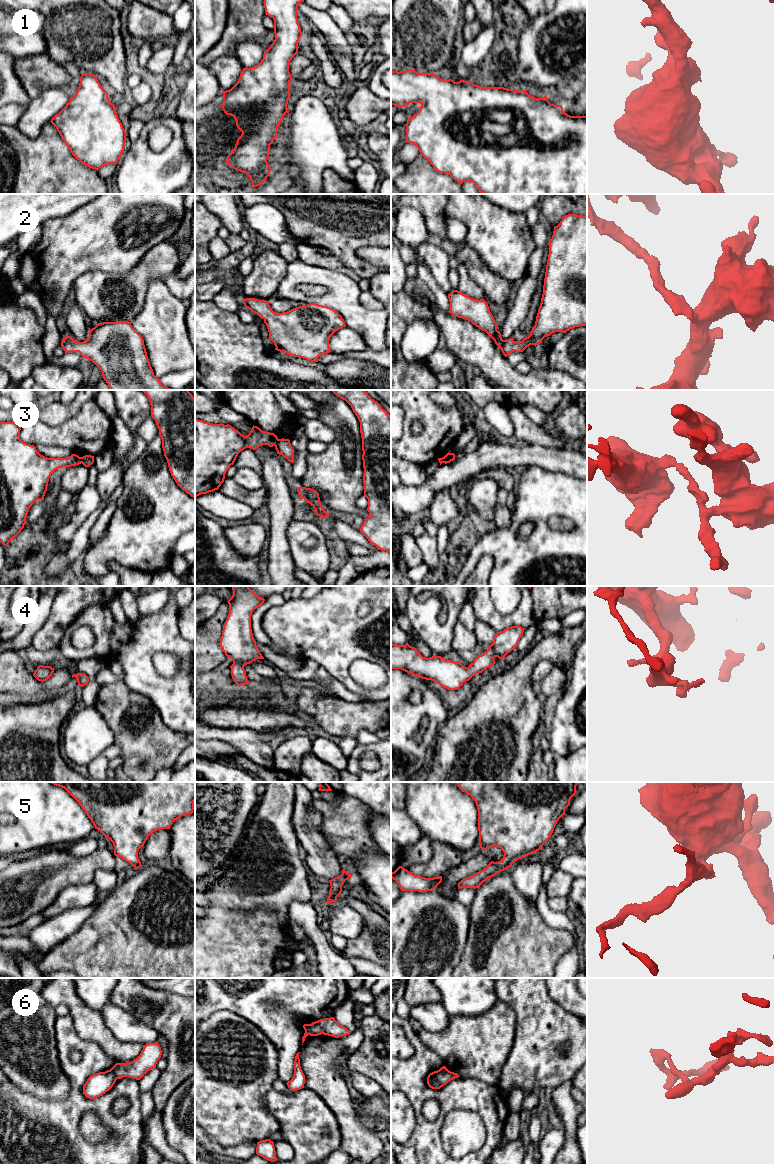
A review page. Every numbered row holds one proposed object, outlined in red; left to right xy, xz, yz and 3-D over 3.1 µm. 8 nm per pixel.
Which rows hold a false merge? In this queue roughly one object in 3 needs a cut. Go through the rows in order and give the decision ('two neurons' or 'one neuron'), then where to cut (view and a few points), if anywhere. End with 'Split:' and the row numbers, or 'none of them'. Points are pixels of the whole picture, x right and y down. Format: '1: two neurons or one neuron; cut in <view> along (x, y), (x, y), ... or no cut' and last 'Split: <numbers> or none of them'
1: one neuron; no cut
2: one neuron; no cut
3: two neurons; cut in xz along (278, 439), (274, 445)
4: one neuron; no cut
5: one neuron; no cut
6: two neurons; cut in xz along (309, 1024), (306, 1029), (307, 1034)
Split: 3, 6

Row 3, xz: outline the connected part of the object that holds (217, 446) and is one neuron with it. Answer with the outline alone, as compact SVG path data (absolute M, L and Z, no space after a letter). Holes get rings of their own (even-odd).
M195 419L195 497L218 490L227 470L241 451L246 448L256 450L262 445L273 447L277 441L277 435L254 425L249 434L244 436L229 424L213 424Z

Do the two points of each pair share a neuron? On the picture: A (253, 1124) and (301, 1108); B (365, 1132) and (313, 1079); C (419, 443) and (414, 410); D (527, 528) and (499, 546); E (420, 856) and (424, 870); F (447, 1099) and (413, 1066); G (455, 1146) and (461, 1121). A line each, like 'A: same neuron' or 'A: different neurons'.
A: different neurons
B: same neuron
C: same neuron
D: different neurons
E: different neurons
F: same neuron
G: same neuron

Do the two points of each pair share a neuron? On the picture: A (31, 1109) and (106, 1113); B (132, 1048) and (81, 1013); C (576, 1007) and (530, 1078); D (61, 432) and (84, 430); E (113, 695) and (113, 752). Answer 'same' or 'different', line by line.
A: same
B: same
C: different
D: same
E: different

